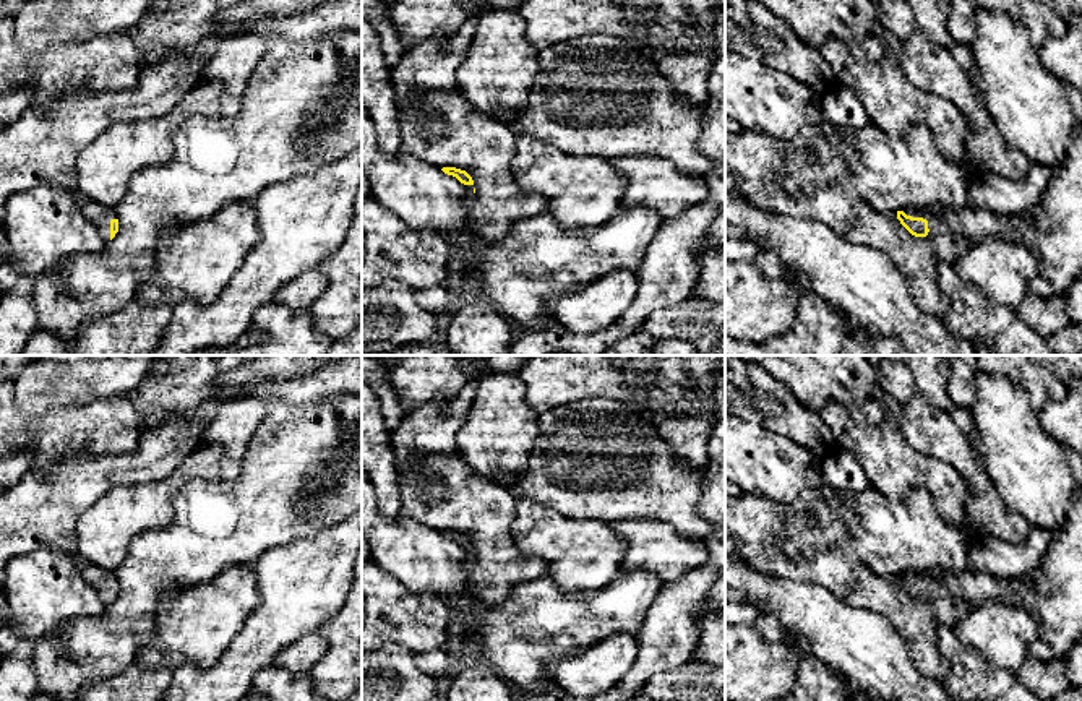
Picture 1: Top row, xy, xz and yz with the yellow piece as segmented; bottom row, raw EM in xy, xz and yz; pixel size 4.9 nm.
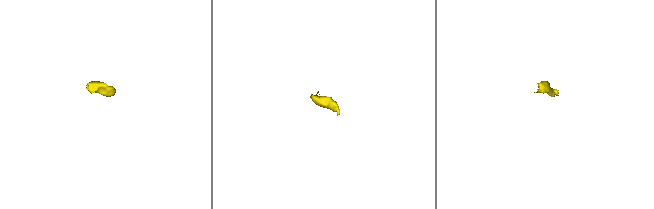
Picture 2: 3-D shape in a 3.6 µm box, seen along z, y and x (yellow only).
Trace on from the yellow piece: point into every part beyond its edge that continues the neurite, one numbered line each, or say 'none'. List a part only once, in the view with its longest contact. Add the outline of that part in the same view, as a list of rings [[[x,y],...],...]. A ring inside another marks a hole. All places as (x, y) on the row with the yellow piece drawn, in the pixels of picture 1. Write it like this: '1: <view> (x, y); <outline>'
1: yz (969, 221); [[[970,204],[962,208],[938,208],[918,209],[908,206],[902,209],[907,216],[923,217],[928,221],[928,235],[939,234],[960,234],[972,240],[972,243],[983,240],[985,237],[1004,237],[1022,239],[1032,234],[1032,216],[998,216],[986,209],[978,209]]]

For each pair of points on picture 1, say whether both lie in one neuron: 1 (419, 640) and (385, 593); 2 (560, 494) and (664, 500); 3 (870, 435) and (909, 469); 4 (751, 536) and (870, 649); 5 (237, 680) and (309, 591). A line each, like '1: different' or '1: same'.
1: same
2: same
3: same
4: different
5: same

